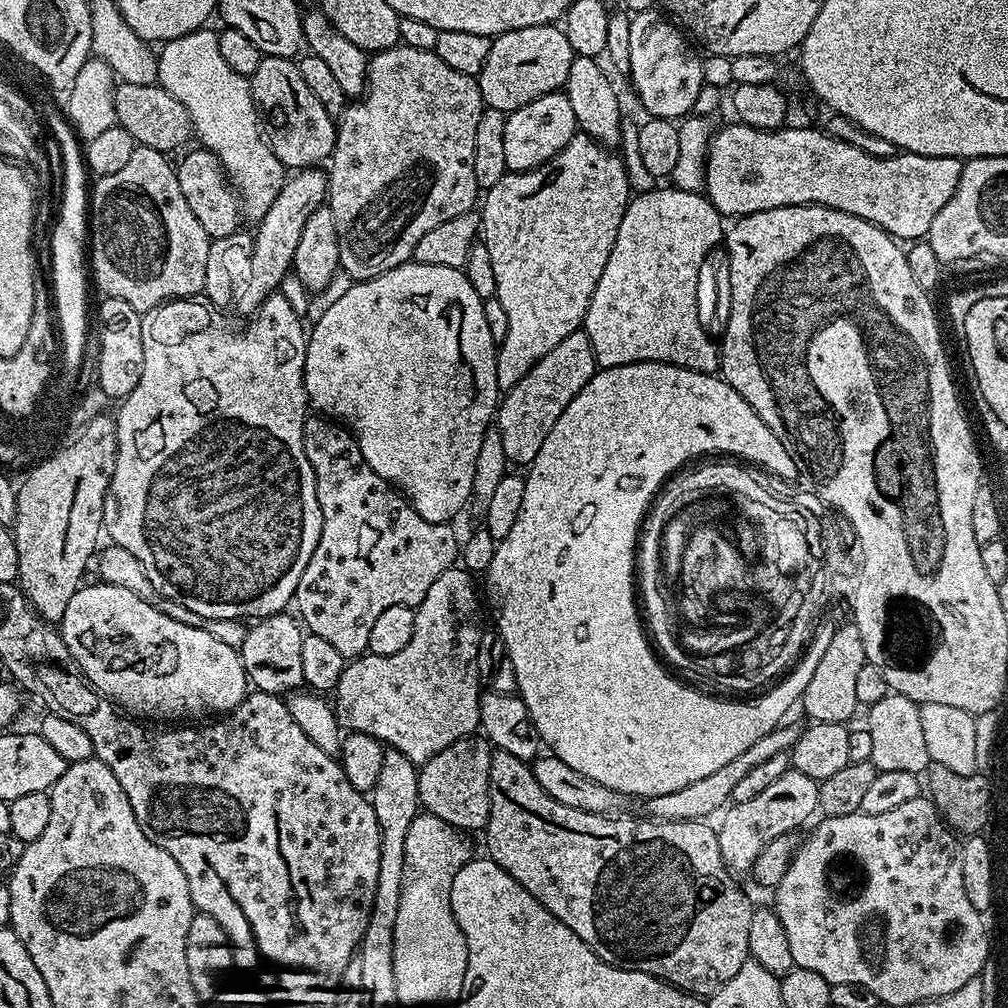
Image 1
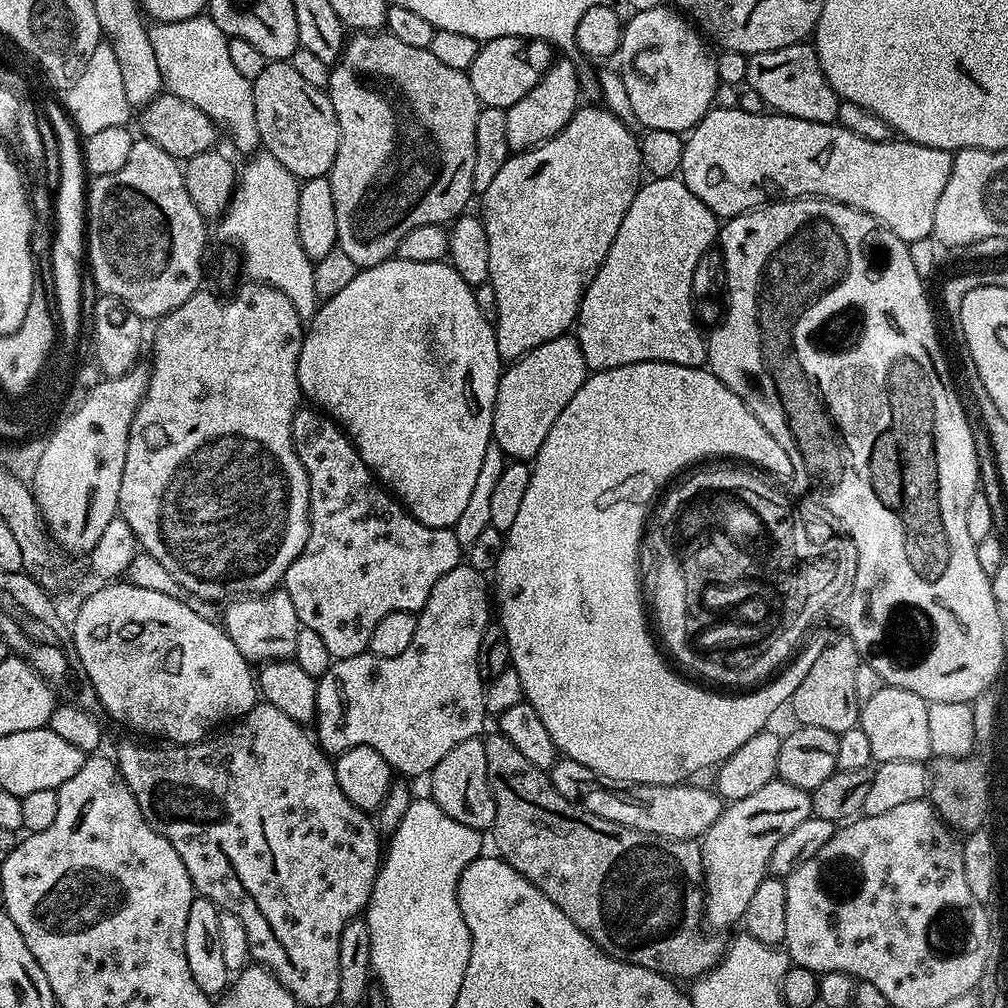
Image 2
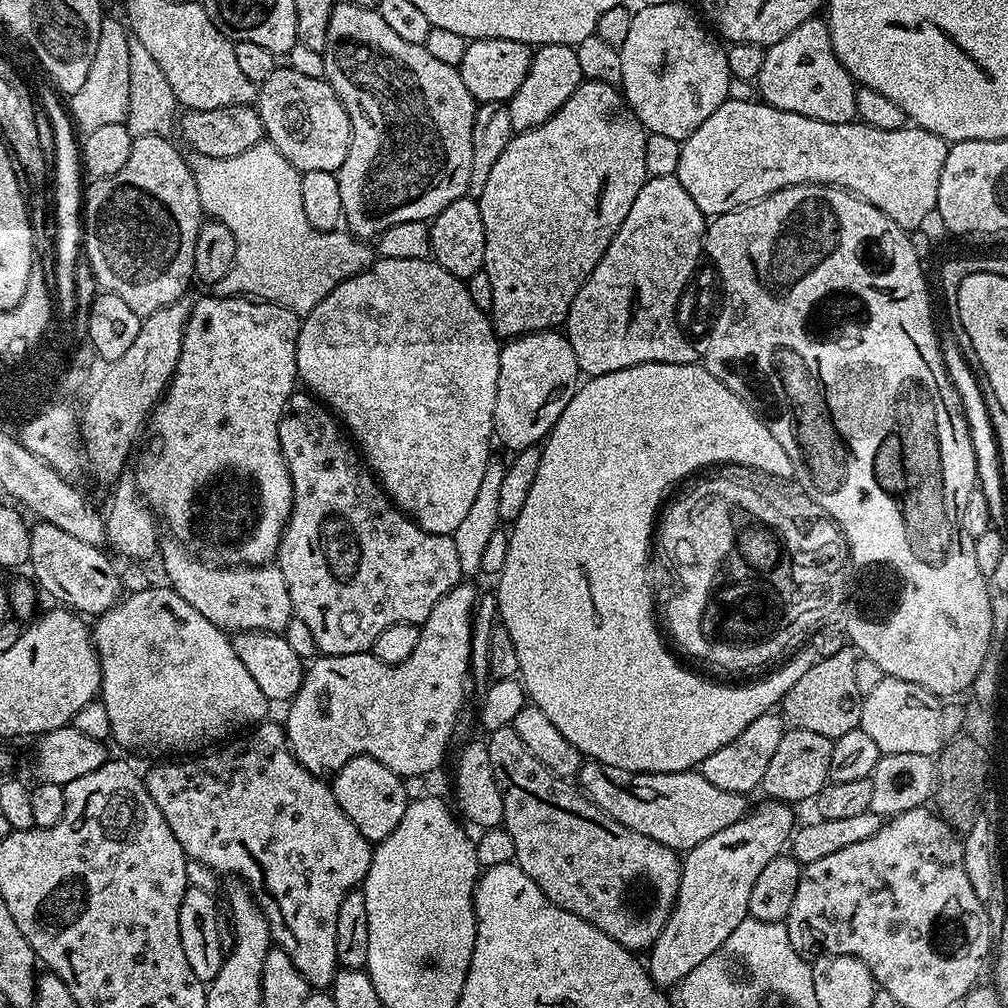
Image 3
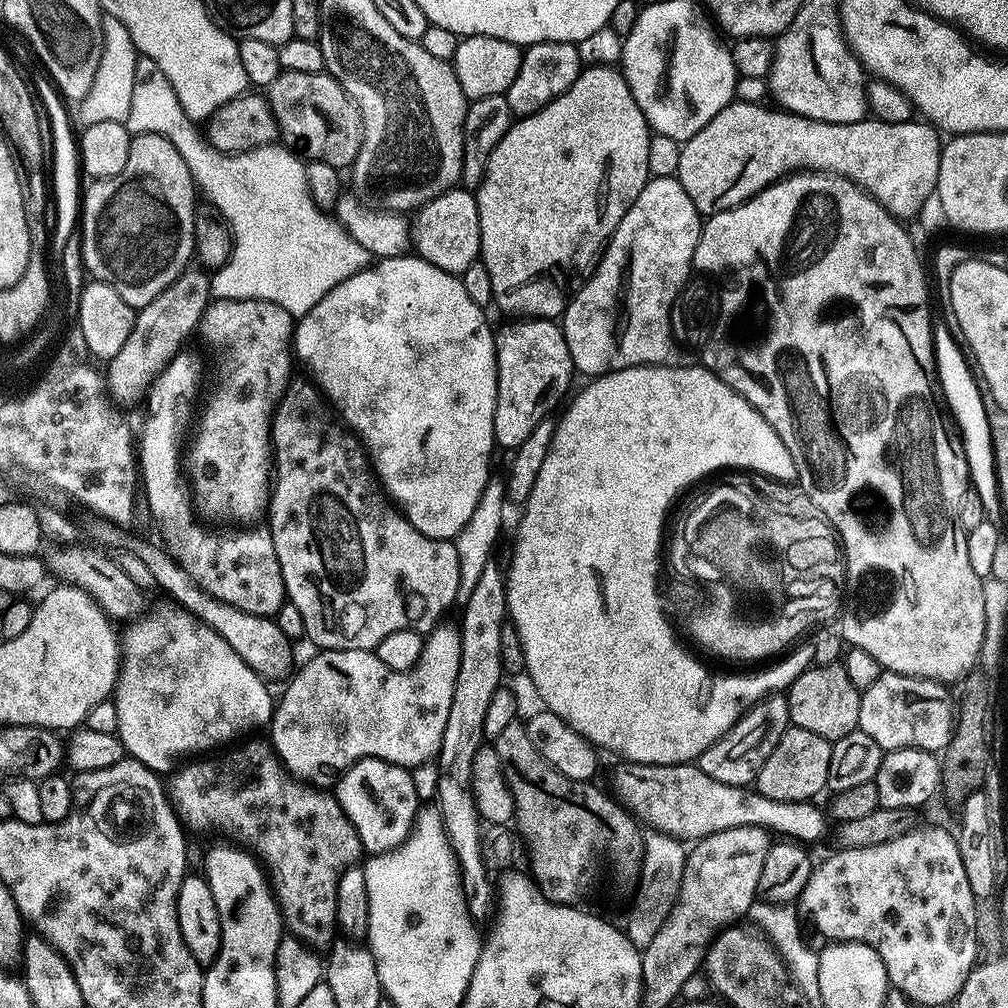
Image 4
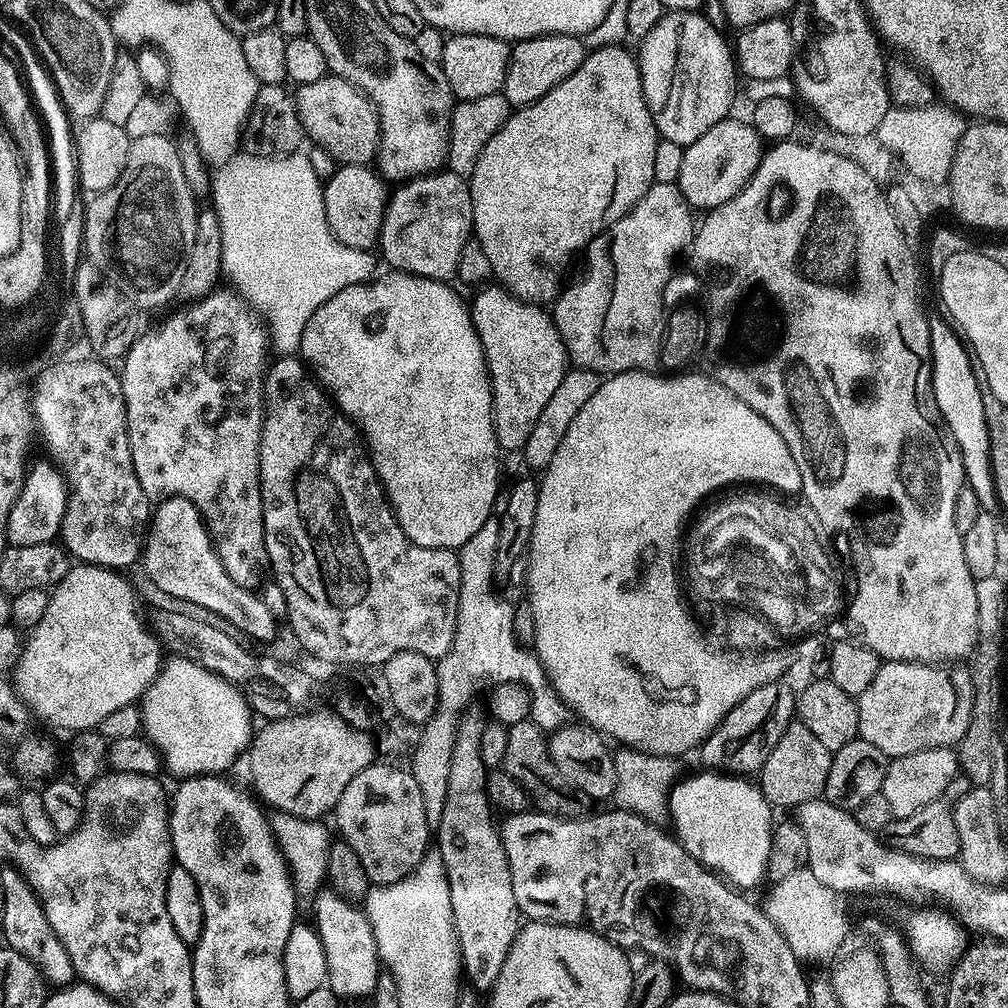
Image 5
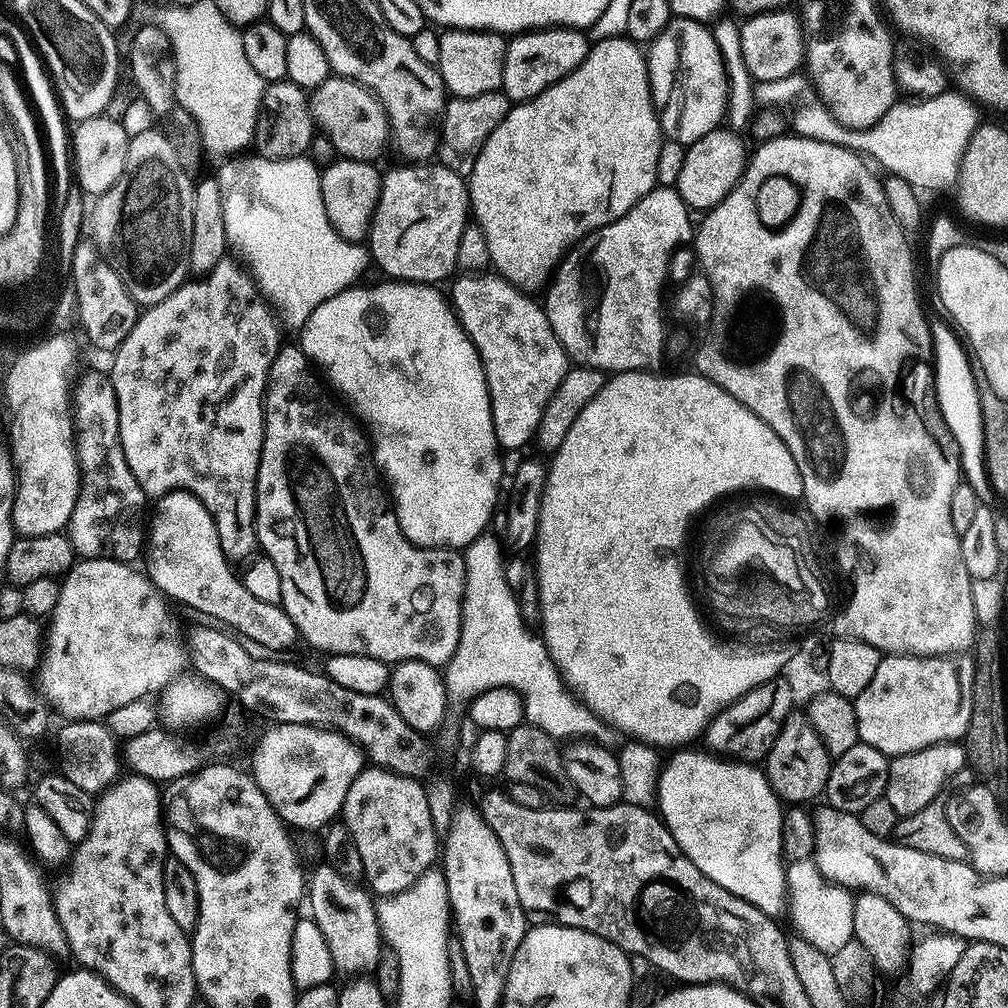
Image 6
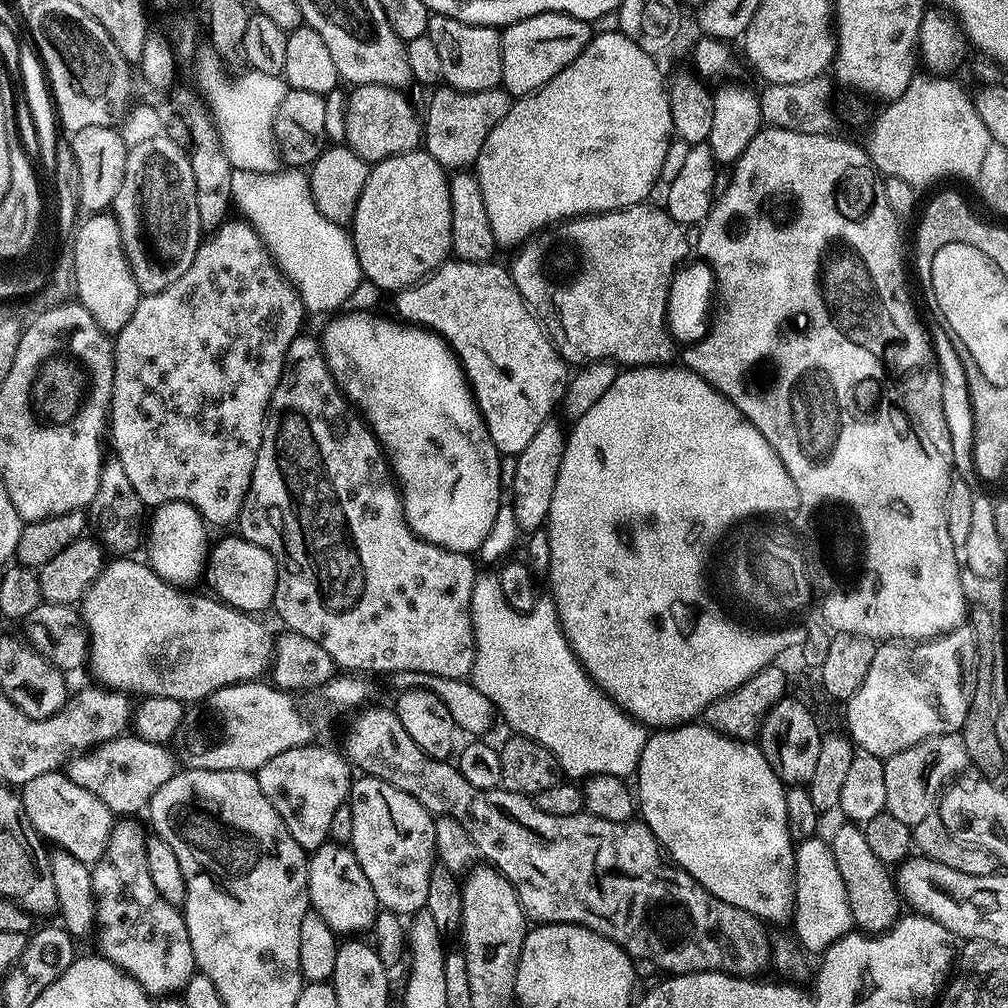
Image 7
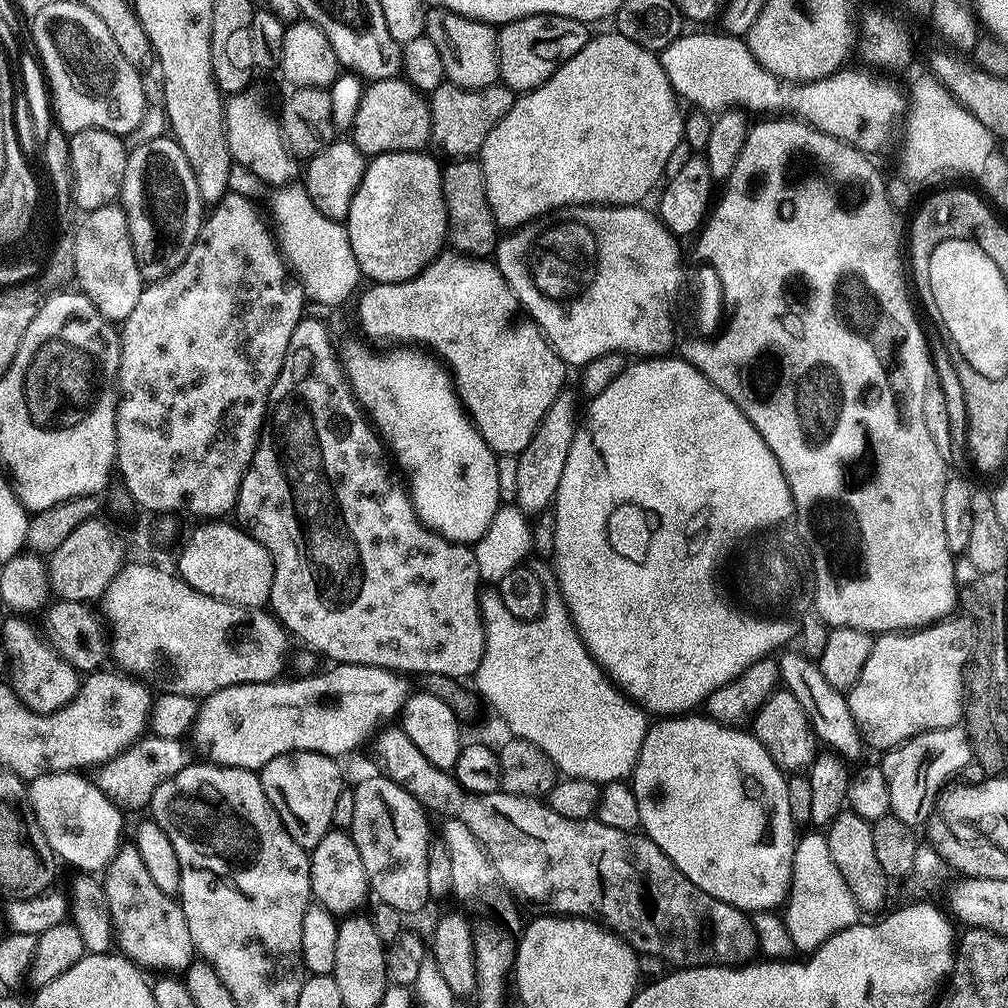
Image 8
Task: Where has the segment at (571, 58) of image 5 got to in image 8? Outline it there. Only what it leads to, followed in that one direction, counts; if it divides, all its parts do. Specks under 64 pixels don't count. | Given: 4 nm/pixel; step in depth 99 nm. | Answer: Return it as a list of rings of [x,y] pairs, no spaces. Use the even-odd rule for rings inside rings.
[[[527,16],[511,20],[498,32],[500,45],[500,80],[505,88],[523,94],[542,86],[558,66],[562,66],[590,39],[589,25],[565,16]]]

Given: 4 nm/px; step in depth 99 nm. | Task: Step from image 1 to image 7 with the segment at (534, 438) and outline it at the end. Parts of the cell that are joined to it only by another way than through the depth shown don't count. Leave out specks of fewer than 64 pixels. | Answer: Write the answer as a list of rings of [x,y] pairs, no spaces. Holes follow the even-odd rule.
[[[449,258],[432,273],[431,276],[425,276],[419,284],[415,285],[407,293],[408,296],[408,312],[412,316],[417,316],[417,321],[423,322],[431,329],[434,329],[439,335],[448,341],[453,352],[460,357],[460,362],[464,370],[464,375],[468,378],[471,391],[474,393],[474,399],[479,407],[481,416],[484,417],[484,424],[488,427],[490,438],[494,442],[494,446],[504,456],[516,456],[522,450],[526,450],[530,438],[534,438],[534,434],[538,434],[538,430],[543,424],[549,423],[552,411],[557,411],[558,405],[563,401],[564,391],[568,385],[570,375],[569,365],[563,356],[560,355],[560,349],[556,347],[551,335],[546,331],[543,323],[538,319],[535,311],[524,301],[524,295],[518,290],[518,286],[512,280],[512,273],[507,267],[504,268],[497,262],[489,262],[487,264],[479,264],[478,262],[466,262],[465,260],[457,260]]]

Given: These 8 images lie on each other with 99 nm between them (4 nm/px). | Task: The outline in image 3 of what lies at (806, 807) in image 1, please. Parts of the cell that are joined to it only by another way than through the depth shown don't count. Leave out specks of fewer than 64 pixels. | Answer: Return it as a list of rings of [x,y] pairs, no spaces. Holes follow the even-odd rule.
[[[771,798],[751,809],[734,826],[710,834],[706,842],[687,849],[680,869],[680,888],[676,892],[676,904],[669,914],[659,938],[646,956],[646,971],[655,984],[679,985],[694,970],[694,966],[706,962],[734,934],[738,922],[748,917],[750,889],[758,874],[770,858],[781,855],[794,831],[793,809],[787,803]]]

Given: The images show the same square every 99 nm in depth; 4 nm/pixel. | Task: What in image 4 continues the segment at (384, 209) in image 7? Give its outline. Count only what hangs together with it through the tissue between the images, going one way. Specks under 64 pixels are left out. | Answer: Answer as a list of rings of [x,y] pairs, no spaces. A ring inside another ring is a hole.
[[[457,186],[421,204],[410,220],[410,244],[415,255],[426,262],[453,274],[464,272],[480,254],[480,219],[475,195]]]

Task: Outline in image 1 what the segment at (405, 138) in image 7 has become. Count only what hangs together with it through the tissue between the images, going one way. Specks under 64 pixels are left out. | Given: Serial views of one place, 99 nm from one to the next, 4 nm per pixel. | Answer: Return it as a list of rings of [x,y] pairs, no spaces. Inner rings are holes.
[[[261,55],[258,70],[254,70],[254,74],[250,78],[250,87],[263,135],[272,147],[272,153],[282,161],[285,169],[299,170],[320,166],[331,157],[333,150],[336,149],[337,123],[327,110],[317,102],[314,94],[310,94],[306,82],[302,82],[300,65],[295,59],[286,56]]]

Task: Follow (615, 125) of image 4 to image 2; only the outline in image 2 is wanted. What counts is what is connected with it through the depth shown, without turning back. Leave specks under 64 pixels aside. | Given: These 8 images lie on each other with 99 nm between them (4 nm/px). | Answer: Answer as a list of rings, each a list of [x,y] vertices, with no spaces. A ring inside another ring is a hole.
[[[603,106],[584,107],[577,107],[558,134],[525,152],[509,155],[482,194],[482,219],[490,242],[488,283],[494,286],[496,299],[496,345],[504,362],[522,359],[542,342],[565,335],[575,325],[588,283],[598,274],[642,183],[637,133]]]

